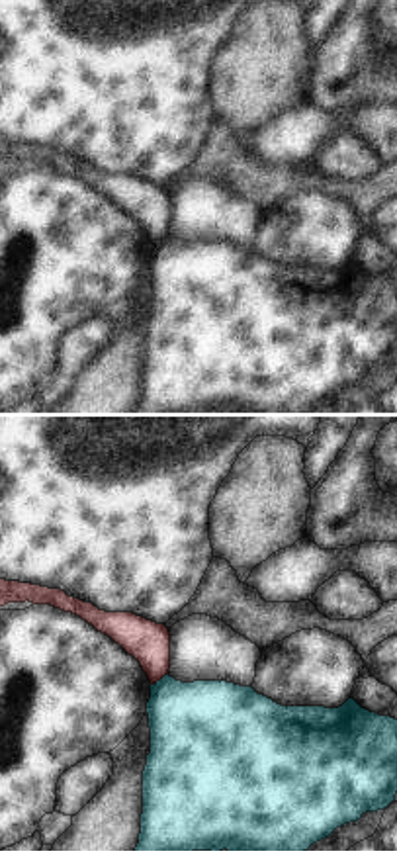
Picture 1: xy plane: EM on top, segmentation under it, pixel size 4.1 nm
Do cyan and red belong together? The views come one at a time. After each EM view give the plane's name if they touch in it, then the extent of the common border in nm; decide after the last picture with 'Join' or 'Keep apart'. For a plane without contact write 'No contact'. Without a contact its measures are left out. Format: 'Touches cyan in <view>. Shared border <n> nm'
Touches cyan in xy. Shared border 90 nm.

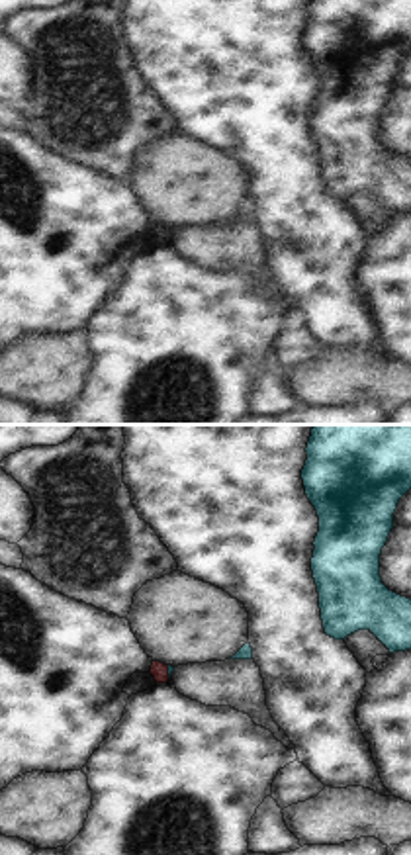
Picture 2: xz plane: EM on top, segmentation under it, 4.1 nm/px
Touches cyan in xz. Shared border 50 nm.

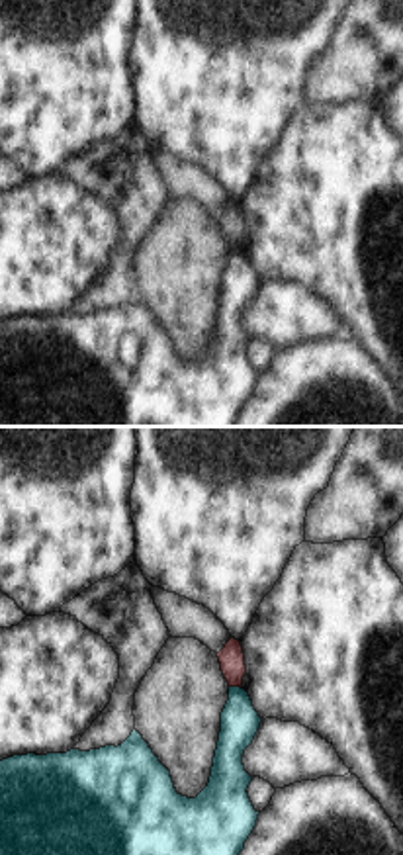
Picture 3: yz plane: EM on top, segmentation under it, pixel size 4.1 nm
Touches cyan in yz. Shared border 50 nm.

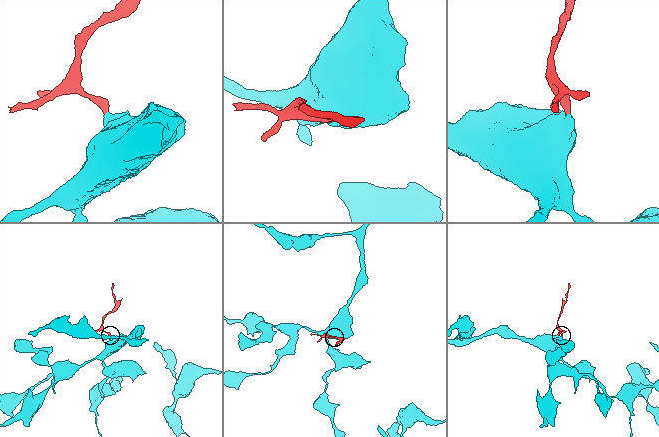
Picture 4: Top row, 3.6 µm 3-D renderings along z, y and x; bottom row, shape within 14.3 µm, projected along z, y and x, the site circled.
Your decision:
Keep apart.

